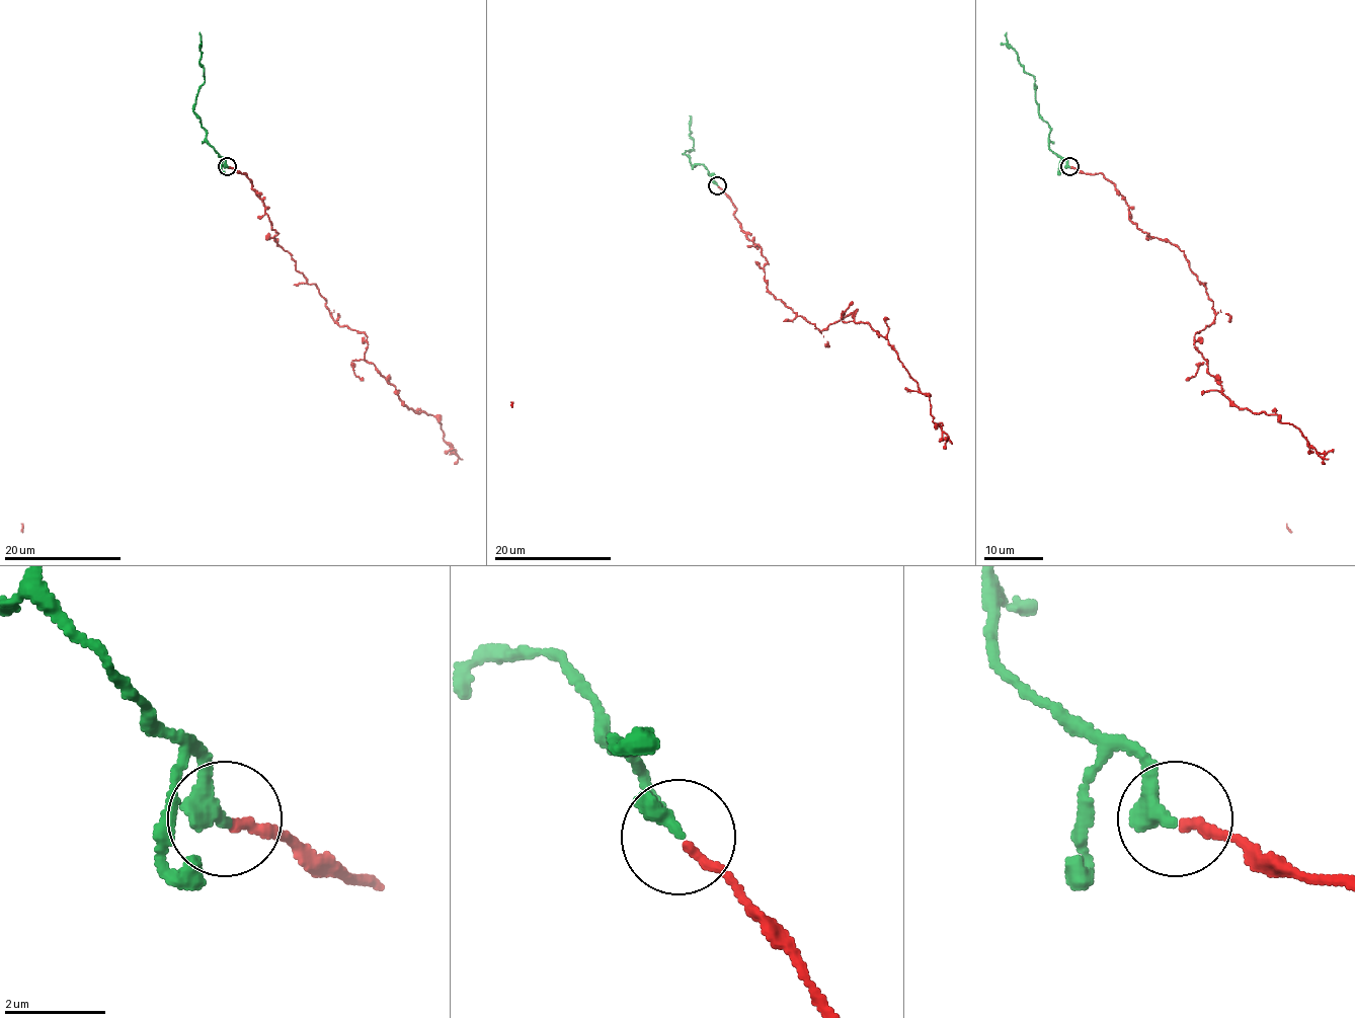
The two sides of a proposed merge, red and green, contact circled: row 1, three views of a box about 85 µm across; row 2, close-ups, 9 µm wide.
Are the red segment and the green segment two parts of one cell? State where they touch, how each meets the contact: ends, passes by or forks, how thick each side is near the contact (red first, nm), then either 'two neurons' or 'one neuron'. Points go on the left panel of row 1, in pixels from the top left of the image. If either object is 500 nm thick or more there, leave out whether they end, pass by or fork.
at (227, 166); red ends there; green ends there; 180 nm thick on the red side, 400 nm on the other; one neuron

